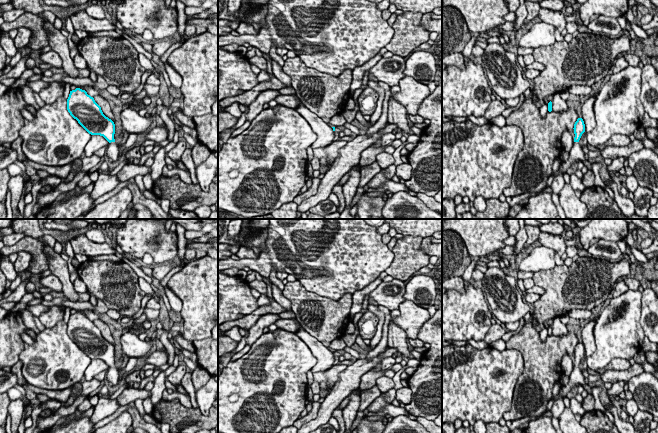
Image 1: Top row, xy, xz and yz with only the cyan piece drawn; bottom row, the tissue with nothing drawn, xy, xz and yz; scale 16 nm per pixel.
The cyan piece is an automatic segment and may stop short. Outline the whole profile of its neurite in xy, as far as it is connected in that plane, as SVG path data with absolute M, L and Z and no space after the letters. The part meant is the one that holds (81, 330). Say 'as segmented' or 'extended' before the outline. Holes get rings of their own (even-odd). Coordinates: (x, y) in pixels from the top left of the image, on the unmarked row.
extended; M76 312L70 315L67 334L89 358L103 360L109 366L106 378L113 386L117 386L119 370L114 363L115 348L103 338L94 322L85 314Z

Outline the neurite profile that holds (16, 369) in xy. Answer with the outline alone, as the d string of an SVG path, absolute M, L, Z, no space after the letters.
M18 361L15 365L13 365L11 367L10 372L17 376L18 384L20 386L23 386L24 384L27 383L26 379L22 375L22 362L21 361Z

